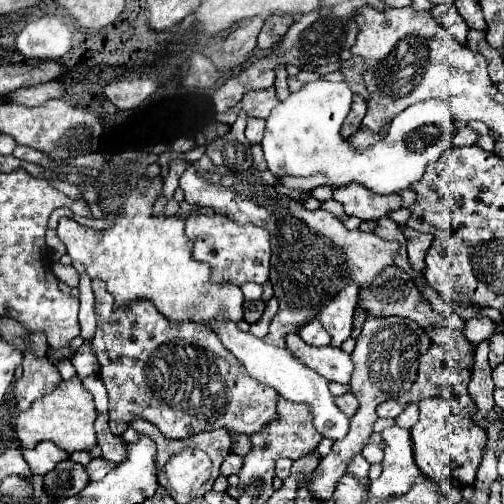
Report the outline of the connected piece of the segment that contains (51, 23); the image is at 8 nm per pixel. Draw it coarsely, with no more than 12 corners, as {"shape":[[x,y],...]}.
{"shape":[[56,16],[22,28],[24,58],[60,60],[72,32]]}

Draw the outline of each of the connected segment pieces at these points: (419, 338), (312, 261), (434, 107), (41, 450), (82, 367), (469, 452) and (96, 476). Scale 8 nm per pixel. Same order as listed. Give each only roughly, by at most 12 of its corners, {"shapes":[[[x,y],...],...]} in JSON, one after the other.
{"shapes":[[[412,320],[364,322],[350,354],[360,408],[310,490],[332,498],[378,420],[418,376],[428,334]],[[186,166],[188,204],[276,232],[270,282],[284,336],[354,280],[396,242],[346,230],[252,172]],[[314,80],[266,120],[272,174],[324,172],[392,194],[452,146],[438,98],[392,120],[368,150],[340,136],[346,82]],[[52,442],[22,454],[34,474],[48,474],[68,454]],[[88,340],[74,352],[80,378],[98,374],[98,360]],[[442,398],[420,402],[410,432],[430,480],[474,470],[484,428],[452,414]],[[96,458],[88,464],[90,480],[102,480],[116,462]]]}

